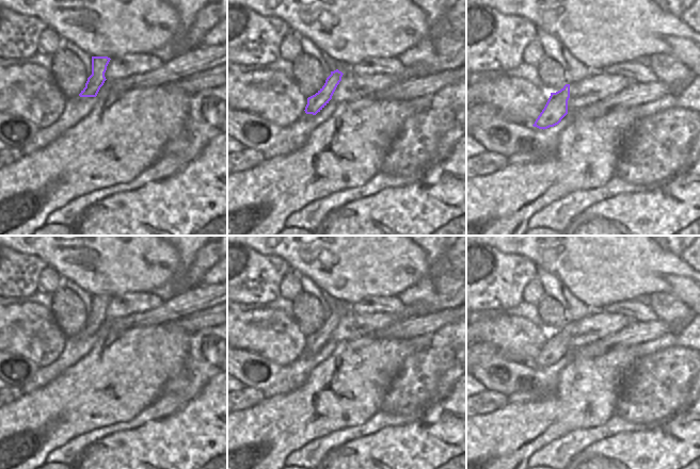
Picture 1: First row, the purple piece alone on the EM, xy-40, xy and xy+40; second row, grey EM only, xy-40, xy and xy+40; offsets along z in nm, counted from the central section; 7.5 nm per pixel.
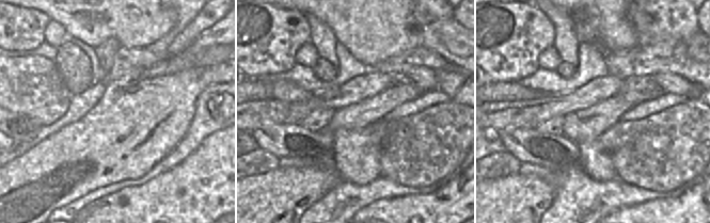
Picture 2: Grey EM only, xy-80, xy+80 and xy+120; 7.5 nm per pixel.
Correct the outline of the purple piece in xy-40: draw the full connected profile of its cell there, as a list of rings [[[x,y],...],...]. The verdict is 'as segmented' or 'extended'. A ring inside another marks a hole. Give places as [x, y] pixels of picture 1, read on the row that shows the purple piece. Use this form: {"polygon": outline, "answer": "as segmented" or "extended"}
{"polygon": [[[92,56],[92,75],[88,78],[85,87],[79,94],[80,97],[96,97],[100,87],[107,80],[105,72],[110,62],[108,56]]], "answer": "as segmented"}

